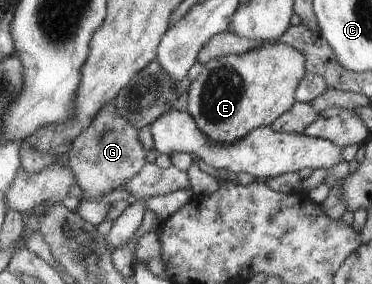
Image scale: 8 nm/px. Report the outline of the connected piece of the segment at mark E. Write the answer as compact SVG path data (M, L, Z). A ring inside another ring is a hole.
M280 41L258 45L242 54L208 61L188 90L187 112L215 143L229 145L256 127L271 124L296 102L295 90L306 74L304 55Z

